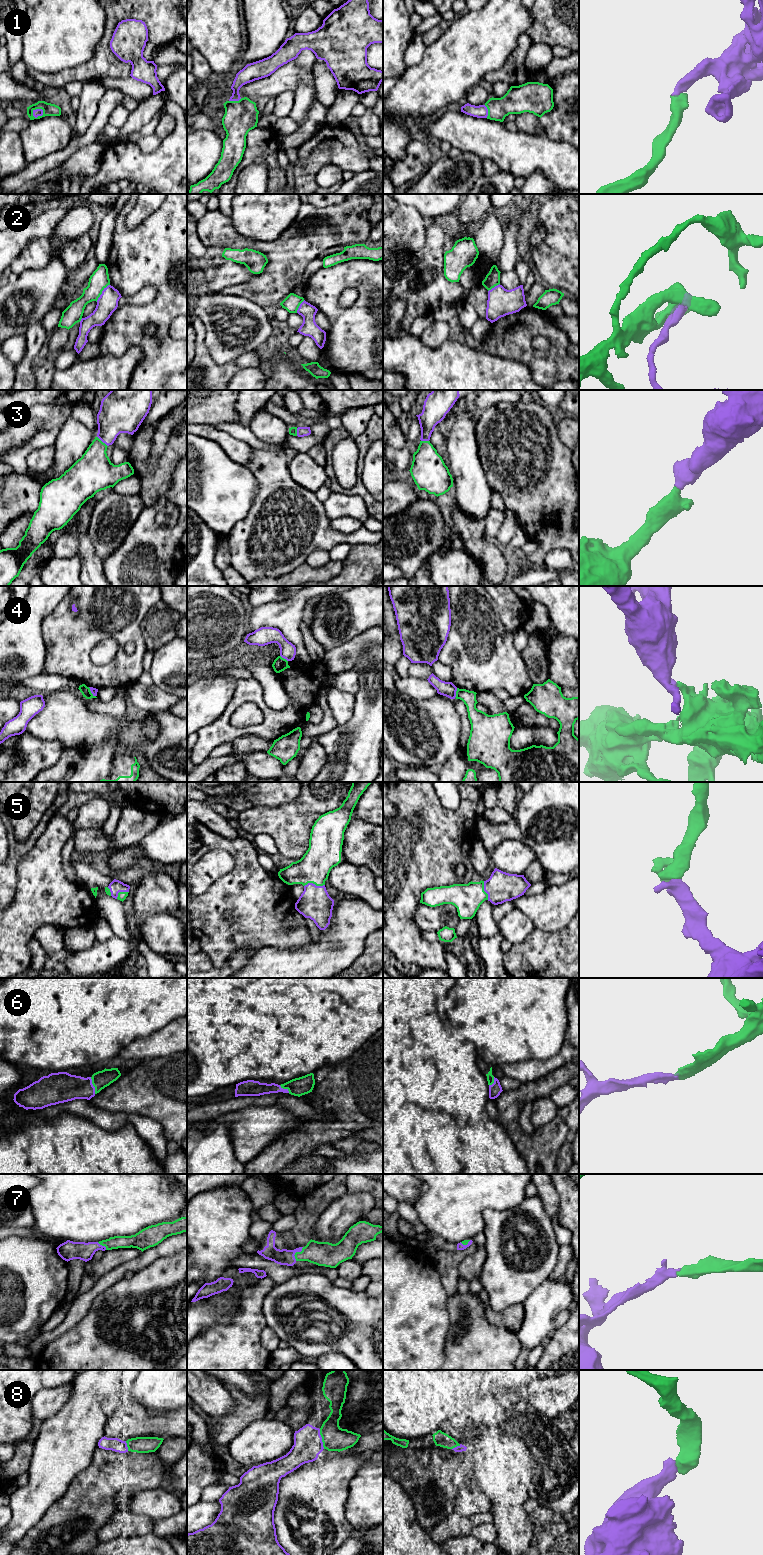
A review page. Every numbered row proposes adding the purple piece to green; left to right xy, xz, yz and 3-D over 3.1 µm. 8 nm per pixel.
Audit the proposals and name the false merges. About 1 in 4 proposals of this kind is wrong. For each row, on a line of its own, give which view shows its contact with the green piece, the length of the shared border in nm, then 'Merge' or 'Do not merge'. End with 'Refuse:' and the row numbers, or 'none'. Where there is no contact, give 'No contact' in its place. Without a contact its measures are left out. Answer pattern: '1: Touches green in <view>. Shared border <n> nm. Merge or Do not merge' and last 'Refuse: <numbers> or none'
1: Touches green in xy. Shared border 100 nm. Merge
2: Touches green in xy. Shared border 180 nm. Merge
3: Touches green in xy. Shared border 120 nm. Merge
4: Touches green in yz. Shared border 80 nm. Do not merge
5: Touches green in xz. Shared border 170 nm. Merge
6: Touches green in xy. Shared border 140 nm. Merge
7: Touches green in xz. Shared border 130 nm. Merge
8: Touches green in xz. Shared border 170 nm. Merge
Refuse: 4

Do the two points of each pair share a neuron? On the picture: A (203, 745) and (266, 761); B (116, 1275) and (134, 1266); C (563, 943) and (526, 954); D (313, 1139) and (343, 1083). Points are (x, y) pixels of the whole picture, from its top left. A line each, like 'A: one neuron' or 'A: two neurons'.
A: two neurons
B: one neuron
C: one neuron
D: one neuron

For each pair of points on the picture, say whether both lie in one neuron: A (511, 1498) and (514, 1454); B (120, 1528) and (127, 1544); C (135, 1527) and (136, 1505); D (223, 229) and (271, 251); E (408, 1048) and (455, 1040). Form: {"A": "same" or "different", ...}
{"A": "different", "B": "different", "C": "different", "D": "same", "E": "same"}

